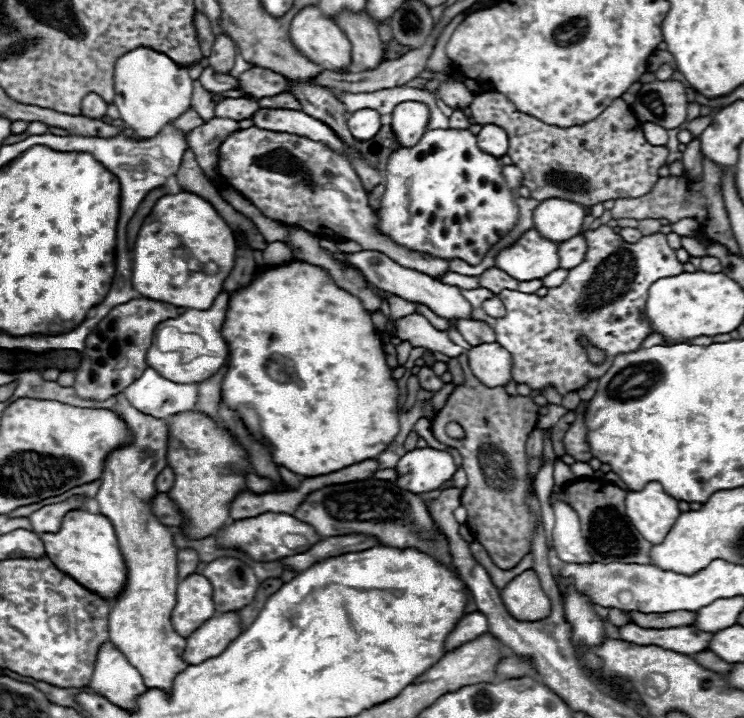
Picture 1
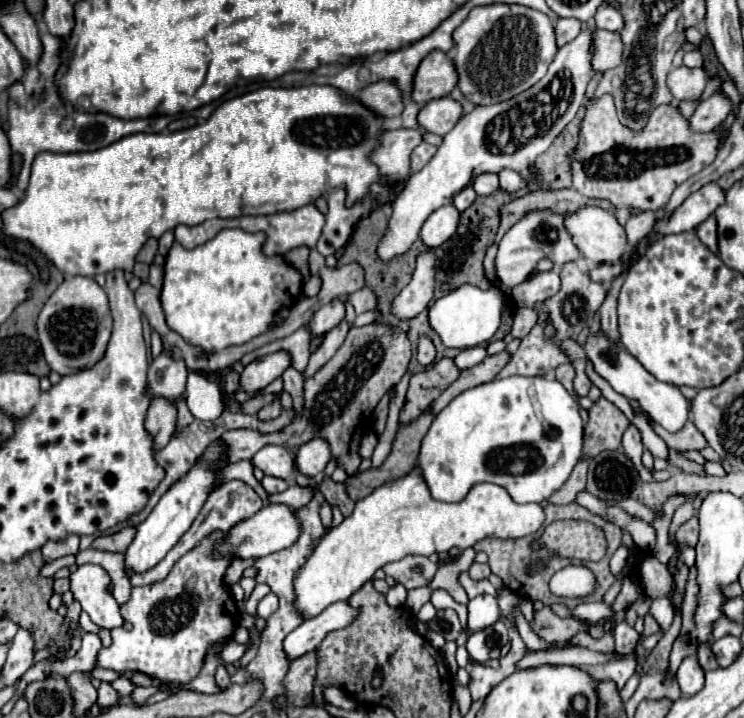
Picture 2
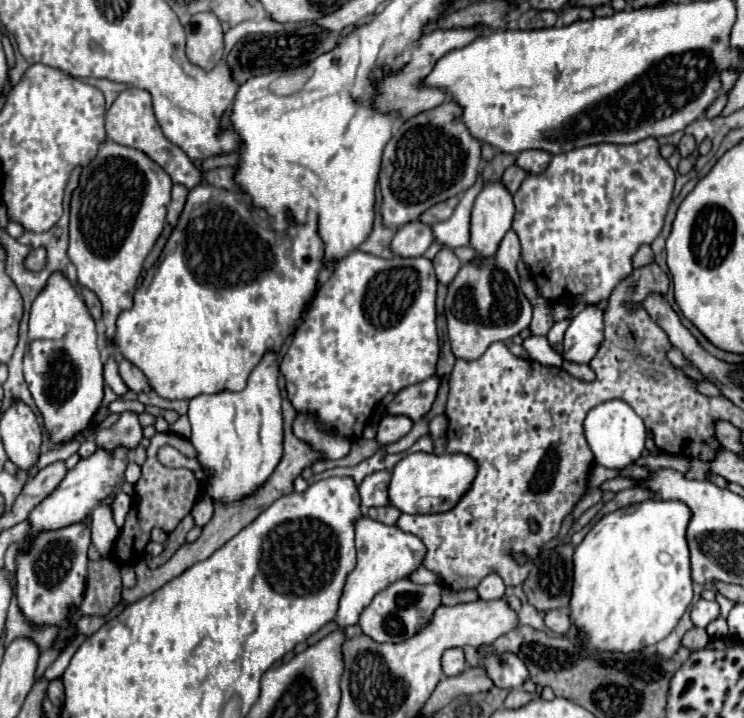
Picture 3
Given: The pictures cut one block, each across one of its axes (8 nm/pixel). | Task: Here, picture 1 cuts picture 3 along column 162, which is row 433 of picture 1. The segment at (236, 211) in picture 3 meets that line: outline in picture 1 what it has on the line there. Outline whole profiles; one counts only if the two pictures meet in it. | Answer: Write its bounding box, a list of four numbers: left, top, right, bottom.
[222,260,400,476]

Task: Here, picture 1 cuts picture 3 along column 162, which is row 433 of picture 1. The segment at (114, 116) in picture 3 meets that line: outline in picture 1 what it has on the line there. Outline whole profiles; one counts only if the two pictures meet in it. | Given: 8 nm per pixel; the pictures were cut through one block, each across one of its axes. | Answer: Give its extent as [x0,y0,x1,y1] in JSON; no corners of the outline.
[96,396,188,690]

